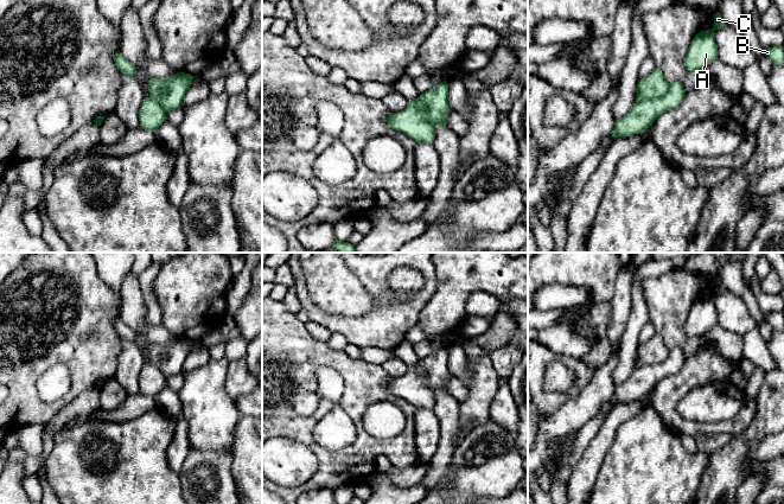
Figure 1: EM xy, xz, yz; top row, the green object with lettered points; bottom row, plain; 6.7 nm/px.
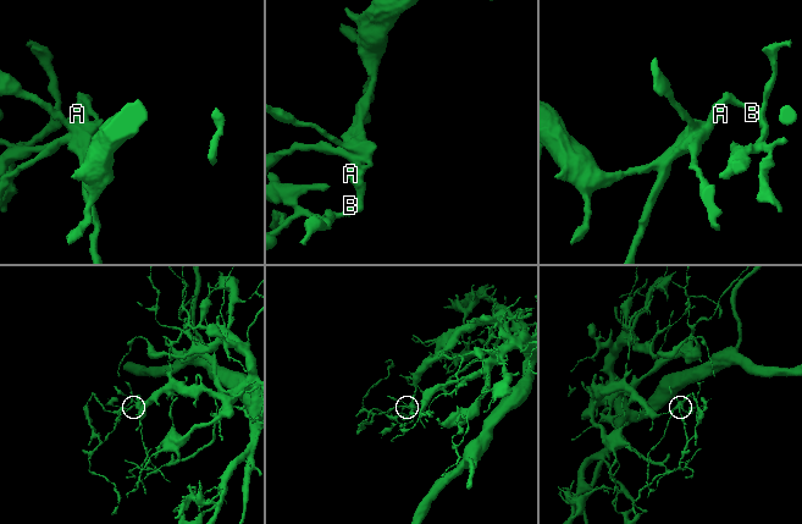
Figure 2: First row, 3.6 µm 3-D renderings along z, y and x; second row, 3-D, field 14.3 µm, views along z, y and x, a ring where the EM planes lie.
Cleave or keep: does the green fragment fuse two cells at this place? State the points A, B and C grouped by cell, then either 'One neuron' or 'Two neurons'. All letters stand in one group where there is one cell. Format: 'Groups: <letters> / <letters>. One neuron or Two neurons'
Groups: A B C. One neuron

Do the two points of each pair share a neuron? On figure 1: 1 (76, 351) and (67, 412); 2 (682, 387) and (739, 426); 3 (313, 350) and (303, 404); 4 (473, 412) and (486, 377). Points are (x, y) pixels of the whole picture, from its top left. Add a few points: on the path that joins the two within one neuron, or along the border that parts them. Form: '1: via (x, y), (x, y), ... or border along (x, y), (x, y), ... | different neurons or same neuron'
1: border along (90, 388), (81, 391), (46, 422) | different neurons
2: via (671, 410), (671, 414), (684, 427), (715, 427) | same neuron
3: border along (320, 399), (306, 415), (298, 415), (288, 406) | different neurons
4: via (477, 403), (483, 386) | same neuron

